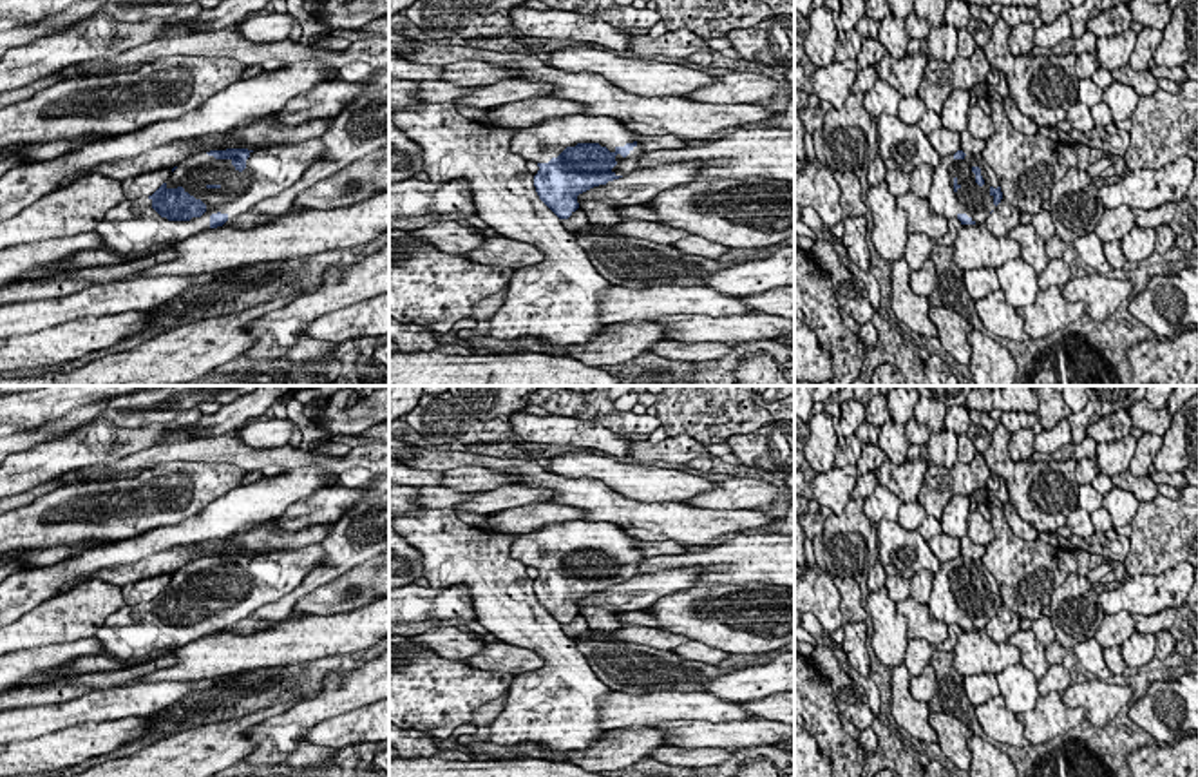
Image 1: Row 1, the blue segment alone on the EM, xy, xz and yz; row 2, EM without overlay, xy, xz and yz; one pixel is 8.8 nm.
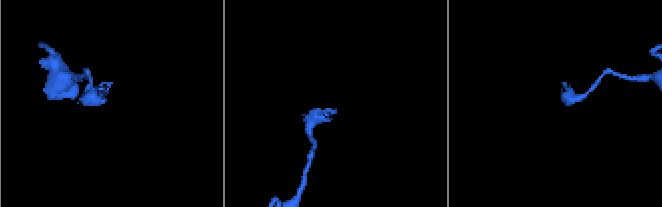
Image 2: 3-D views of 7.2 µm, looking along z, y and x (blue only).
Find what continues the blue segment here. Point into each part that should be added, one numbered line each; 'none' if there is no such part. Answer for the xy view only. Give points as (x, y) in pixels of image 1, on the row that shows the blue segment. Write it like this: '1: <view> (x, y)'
1: xy (133, 227)

